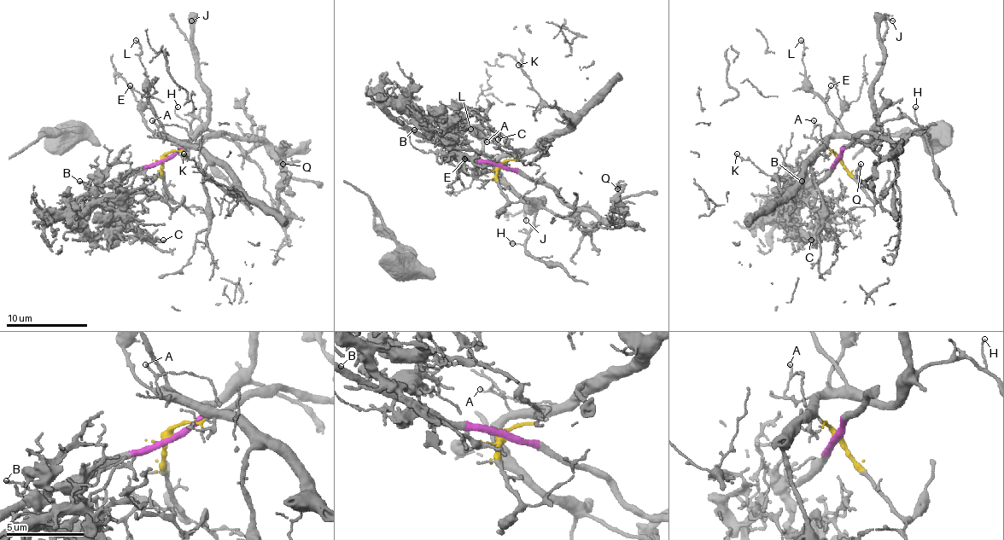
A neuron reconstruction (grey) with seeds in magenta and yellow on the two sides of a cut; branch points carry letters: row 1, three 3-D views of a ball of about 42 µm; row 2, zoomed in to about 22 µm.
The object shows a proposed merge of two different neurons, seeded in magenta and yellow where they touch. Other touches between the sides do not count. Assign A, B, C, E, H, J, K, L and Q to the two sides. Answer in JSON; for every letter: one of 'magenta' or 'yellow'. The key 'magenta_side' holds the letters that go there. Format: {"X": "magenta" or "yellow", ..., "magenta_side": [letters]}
{"A": "yellow", "B": "magenta", "C": "magenta", "E": "yellow", "H": "yellow", "J": "yellow", "K": "yellow", "L": "yellow", "Q": "magenta", "magenta_side": ["B", "C", "Q"]}

